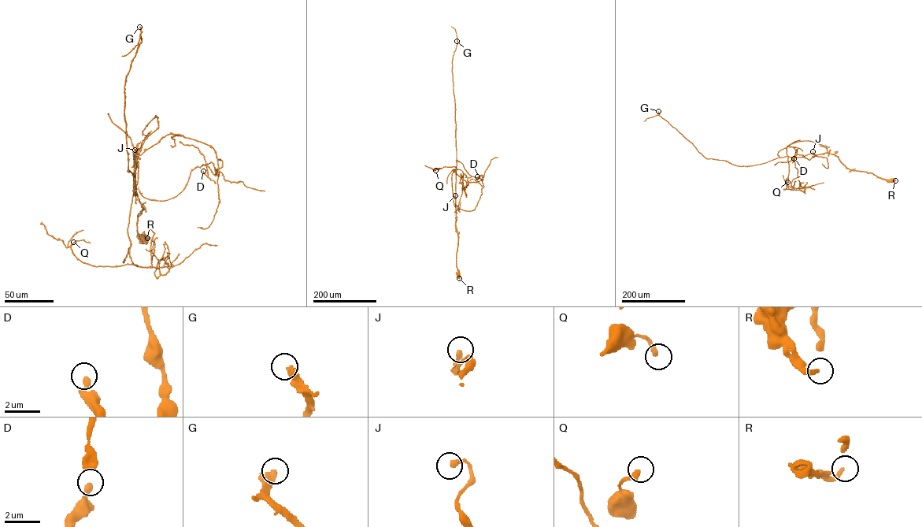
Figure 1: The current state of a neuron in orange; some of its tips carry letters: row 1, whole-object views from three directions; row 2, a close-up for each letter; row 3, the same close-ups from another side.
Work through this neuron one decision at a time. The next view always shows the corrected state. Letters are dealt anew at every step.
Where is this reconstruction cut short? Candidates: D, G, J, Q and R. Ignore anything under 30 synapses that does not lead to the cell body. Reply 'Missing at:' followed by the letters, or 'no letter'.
Missing at: G

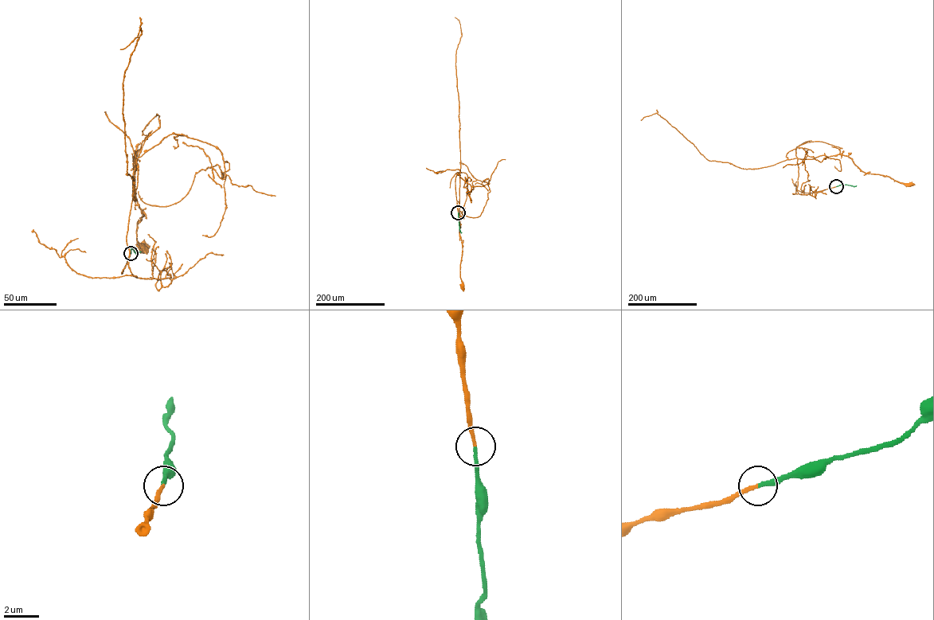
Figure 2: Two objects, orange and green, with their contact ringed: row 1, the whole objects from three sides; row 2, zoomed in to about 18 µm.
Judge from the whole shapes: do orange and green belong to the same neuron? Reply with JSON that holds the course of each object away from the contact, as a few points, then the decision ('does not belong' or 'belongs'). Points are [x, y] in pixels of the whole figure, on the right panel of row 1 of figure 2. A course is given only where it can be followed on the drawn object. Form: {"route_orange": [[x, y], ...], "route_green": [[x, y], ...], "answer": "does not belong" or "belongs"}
{"route_orange": [[836, 186], [813, 193], [798, 190], [797, 159], [847, 156], [865, 173], [910, 185]], "route_green": [[836, 186], [856, 185]], "answer": "belongs"}

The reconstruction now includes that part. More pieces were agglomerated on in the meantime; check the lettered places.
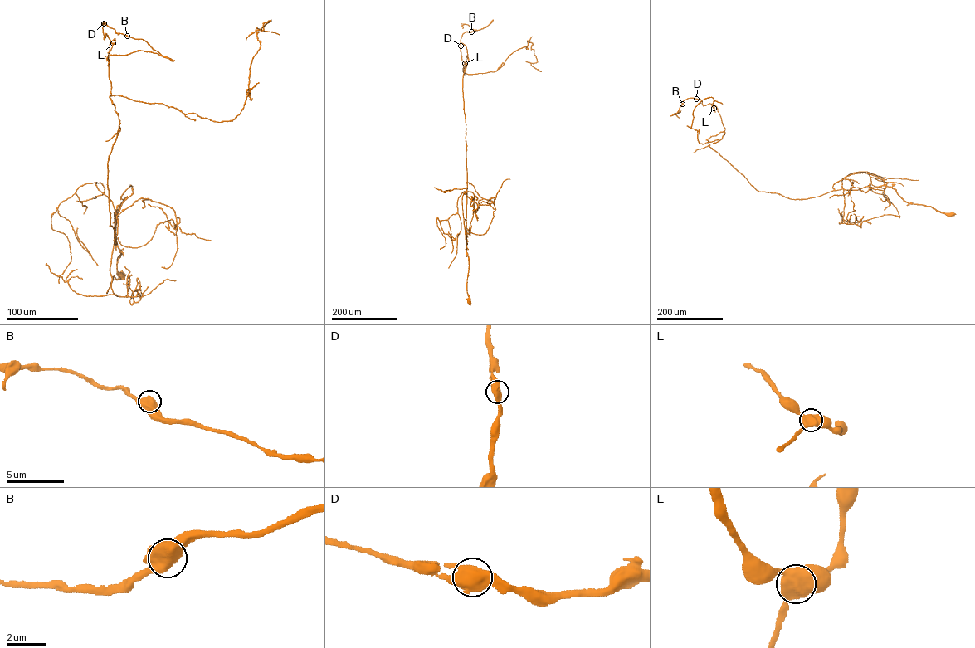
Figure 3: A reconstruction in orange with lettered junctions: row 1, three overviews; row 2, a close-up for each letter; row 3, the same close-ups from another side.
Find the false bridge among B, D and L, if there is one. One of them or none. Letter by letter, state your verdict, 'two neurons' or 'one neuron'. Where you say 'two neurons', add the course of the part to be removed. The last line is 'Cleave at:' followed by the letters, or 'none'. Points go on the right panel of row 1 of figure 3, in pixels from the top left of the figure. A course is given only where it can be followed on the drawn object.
B: one neuron
D: one neuron
L: two neurons
Cleave at: L

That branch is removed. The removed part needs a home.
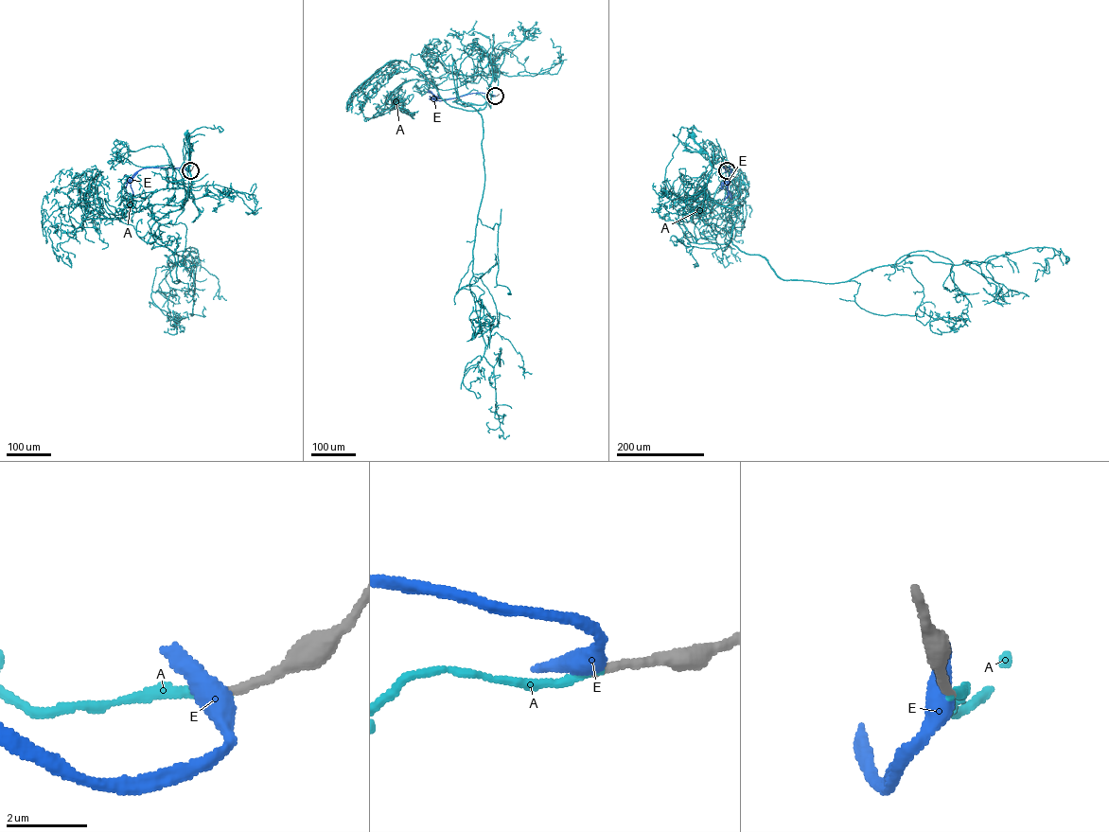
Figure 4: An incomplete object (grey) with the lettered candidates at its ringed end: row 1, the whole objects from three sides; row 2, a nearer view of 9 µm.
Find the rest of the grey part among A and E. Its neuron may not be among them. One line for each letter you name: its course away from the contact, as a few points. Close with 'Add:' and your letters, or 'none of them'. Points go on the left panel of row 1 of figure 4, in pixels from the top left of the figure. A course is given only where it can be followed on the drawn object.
A: via (190, 170), (184, 162), (179, 170), (185, 192), (183, 206), (191, 183), (187, 135)
Add: A

